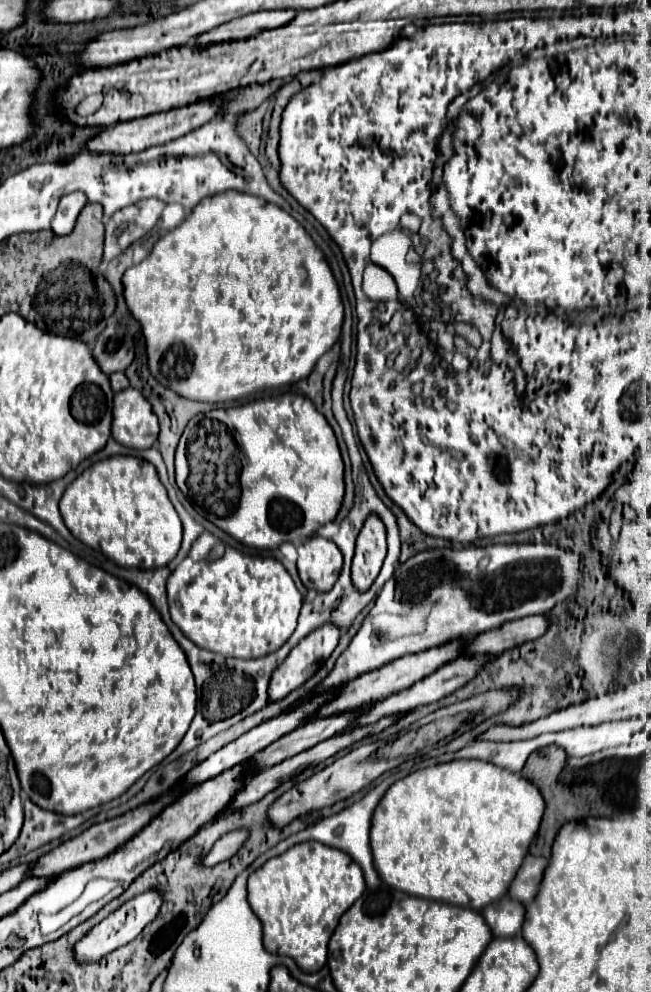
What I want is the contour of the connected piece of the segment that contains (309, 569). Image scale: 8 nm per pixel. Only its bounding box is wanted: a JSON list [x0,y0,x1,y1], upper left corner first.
[298,537,342,591]

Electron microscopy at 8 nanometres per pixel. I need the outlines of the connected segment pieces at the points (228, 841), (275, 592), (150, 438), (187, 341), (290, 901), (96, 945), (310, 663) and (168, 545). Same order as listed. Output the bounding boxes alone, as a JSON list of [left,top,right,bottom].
[[200,831,246,867],[166,531,302,659],[112,387,158,449],[124,191,344,403],[248,841,364,973],[72,891,162,965],[268,623,340,701],[60,455,182,567]]

